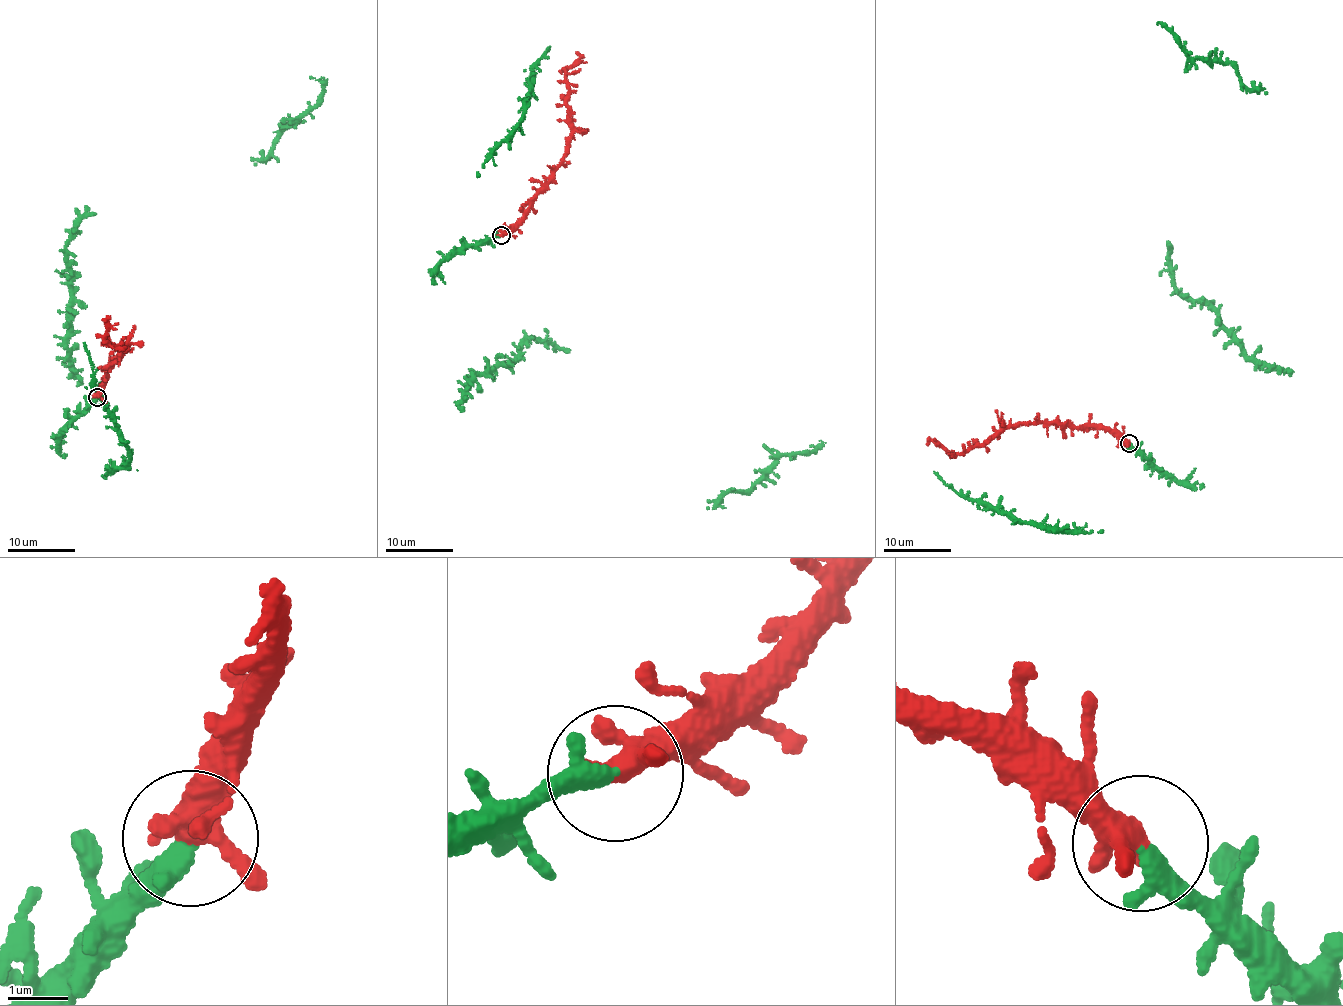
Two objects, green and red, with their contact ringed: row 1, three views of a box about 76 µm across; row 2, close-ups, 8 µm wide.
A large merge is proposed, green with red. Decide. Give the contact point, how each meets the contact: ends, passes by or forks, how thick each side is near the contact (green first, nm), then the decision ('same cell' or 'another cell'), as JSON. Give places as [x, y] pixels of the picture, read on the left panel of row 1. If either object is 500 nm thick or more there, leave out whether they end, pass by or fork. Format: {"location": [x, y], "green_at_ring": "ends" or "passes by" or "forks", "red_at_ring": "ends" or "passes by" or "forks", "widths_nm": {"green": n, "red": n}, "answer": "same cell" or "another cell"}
{"location": [97, 397], "green_at_ring": "ends", "red_at_ring": "passes by", "widths_nm": {"green": 380, "red": 400}, "answer": "same cell"}

